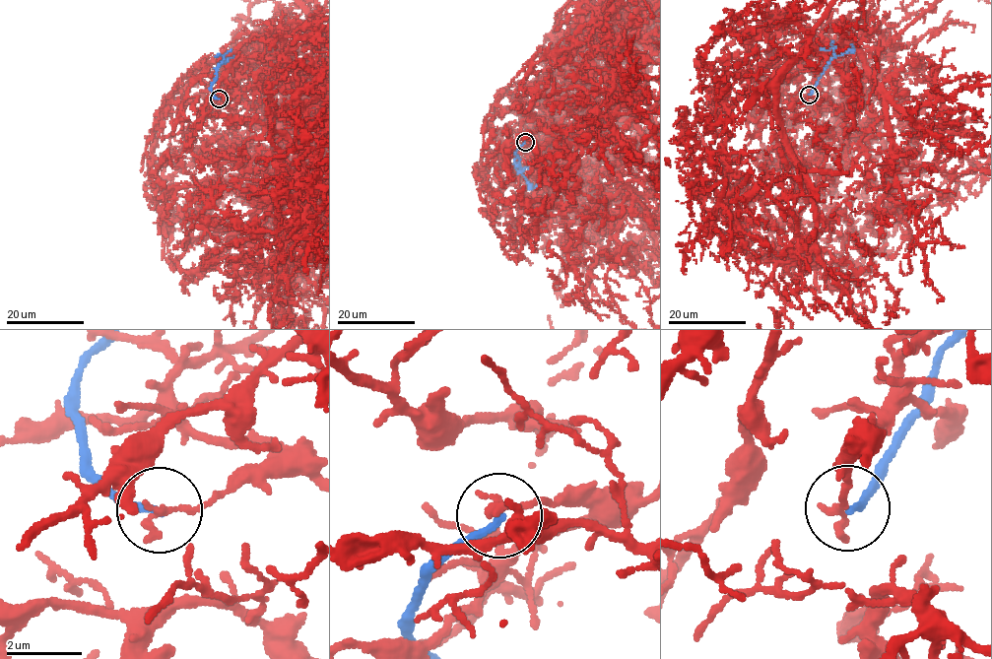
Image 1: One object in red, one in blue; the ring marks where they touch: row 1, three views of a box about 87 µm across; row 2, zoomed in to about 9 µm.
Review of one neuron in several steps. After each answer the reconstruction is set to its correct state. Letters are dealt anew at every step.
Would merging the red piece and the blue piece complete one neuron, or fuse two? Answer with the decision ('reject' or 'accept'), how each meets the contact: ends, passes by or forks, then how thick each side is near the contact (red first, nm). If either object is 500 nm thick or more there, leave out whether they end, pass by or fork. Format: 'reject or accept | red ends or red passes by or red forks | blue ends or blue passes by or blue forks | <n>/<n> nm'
reject | red ends | blue ends | 280/200 nm

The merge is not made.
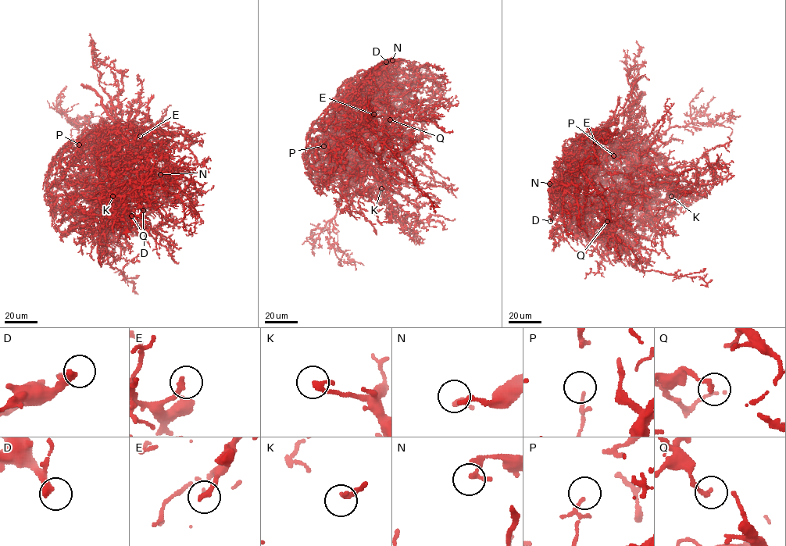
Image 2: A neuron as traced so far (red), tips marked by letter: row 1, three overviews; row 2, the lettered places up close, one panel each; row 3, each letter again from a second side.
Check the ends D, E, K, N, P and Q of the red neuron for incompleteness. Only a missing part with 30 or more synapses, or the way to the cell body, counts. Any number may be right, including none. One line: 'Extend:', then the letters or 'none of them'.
Extend: D, E, K

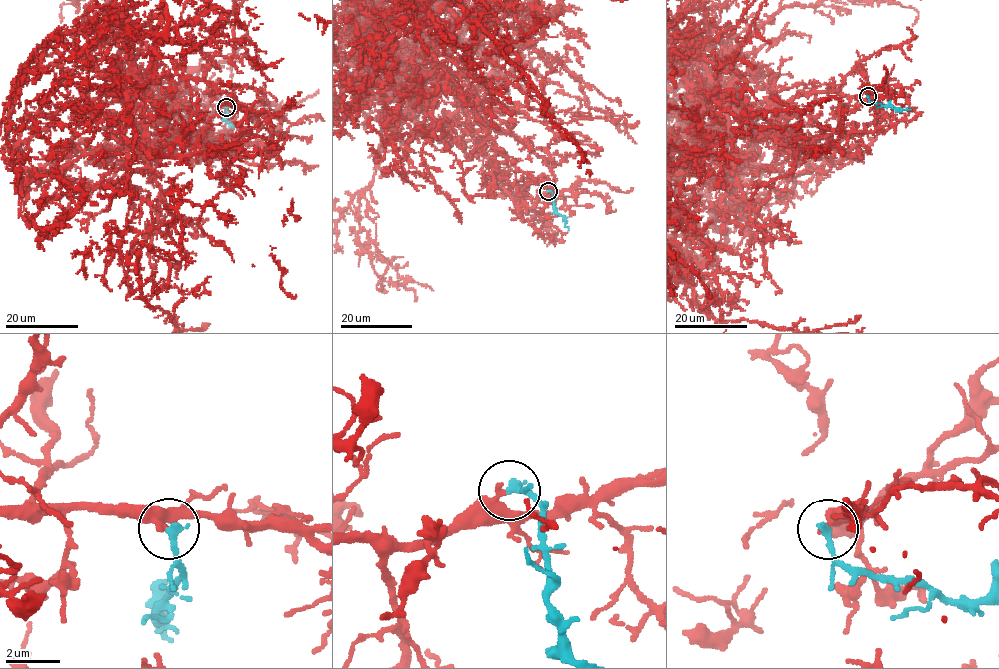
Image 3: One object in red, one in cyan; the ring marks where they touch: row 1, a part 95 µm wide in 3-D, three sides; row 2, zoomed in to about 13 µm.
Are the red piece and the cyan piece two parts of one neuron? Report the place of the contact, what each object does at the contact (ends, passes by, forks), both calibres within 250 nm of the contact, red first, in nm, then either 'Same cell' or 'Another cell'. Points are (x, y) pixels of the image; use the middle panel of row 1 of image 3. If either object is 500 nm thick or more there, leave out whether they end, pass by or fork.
Place: (548, 191). At the ring red ends. At the ring cyan ends. Thickness 360 nm (red) against 320 nm. Same cell

